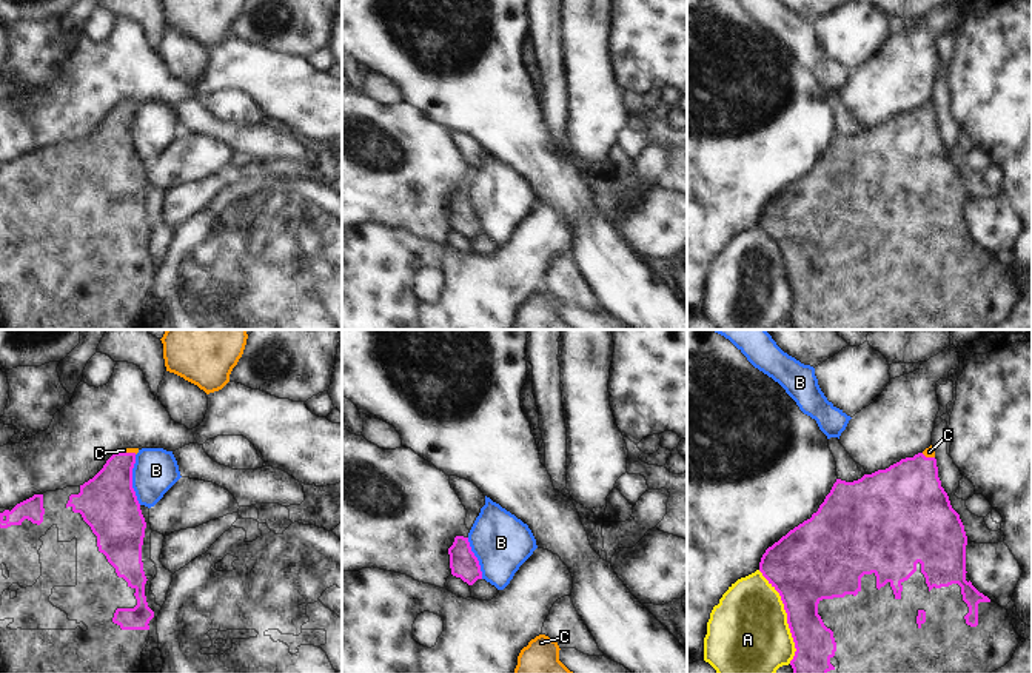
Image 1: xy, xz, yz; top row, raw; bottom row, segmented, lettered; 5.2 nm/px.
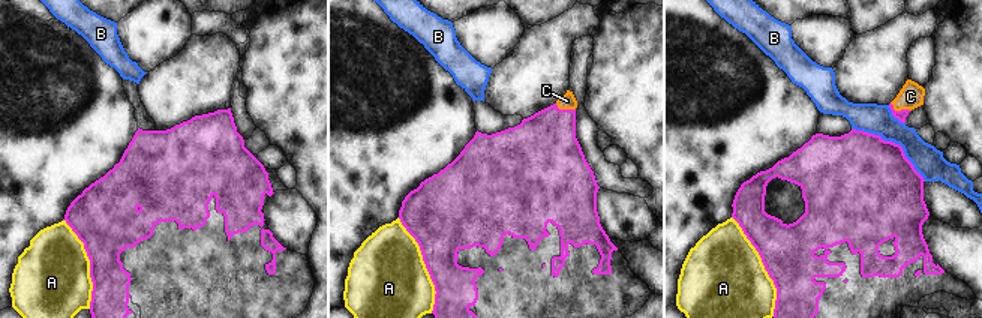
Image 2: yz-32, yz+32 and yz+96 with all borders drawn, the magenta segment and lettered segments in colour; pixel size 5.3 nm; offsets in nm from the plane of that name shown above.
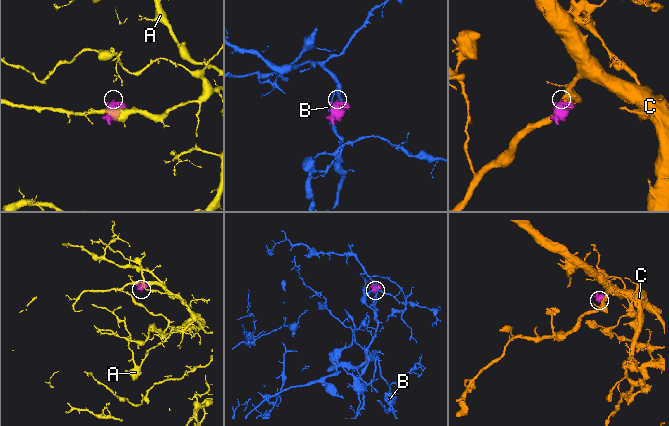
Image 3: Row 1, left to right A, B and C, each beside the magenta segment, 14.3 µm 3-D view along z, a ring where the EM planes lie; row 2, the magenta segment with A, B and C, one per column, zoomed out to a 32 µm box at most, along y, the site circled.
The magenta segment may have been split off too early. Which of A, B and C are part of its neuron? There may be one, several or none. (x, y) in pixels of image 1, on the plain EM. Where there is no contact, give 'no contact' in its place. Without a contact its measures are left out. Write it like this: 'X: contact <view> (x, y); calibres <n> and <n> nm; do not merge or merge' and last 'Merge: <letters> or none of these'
A: contact yz (787, 271); calibres 340 and 440 nm; do not merge
B: contact xy (131, 134); calibres 300 and 240 nm; do not merge
C: contact xy (127, 108); calibres 260 and 30 nm; merge
Merge: C

